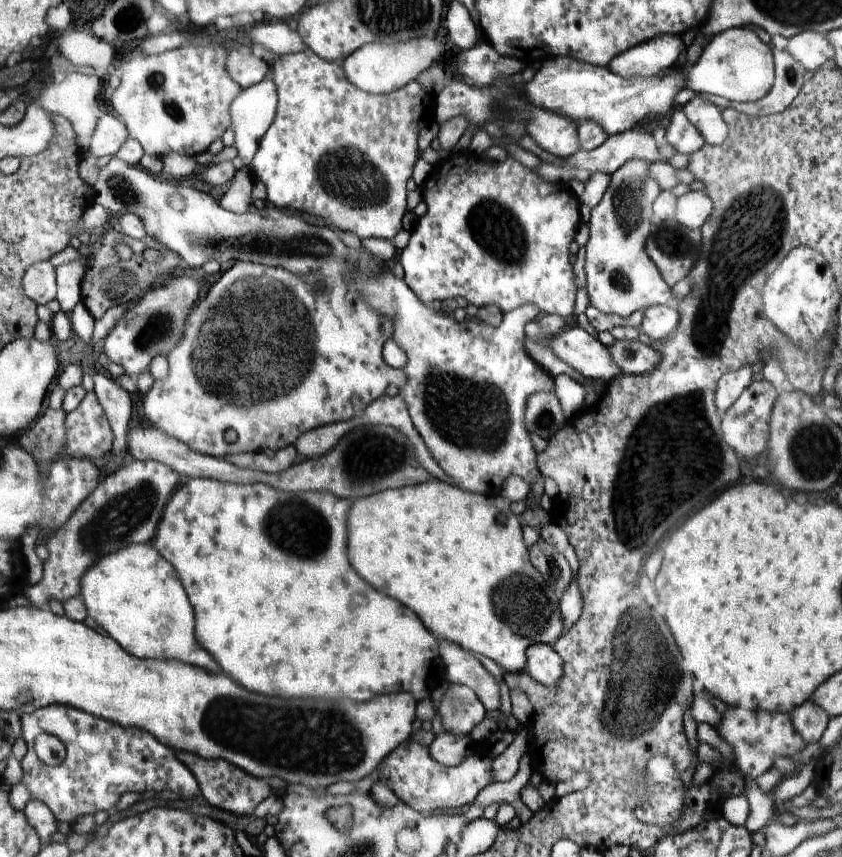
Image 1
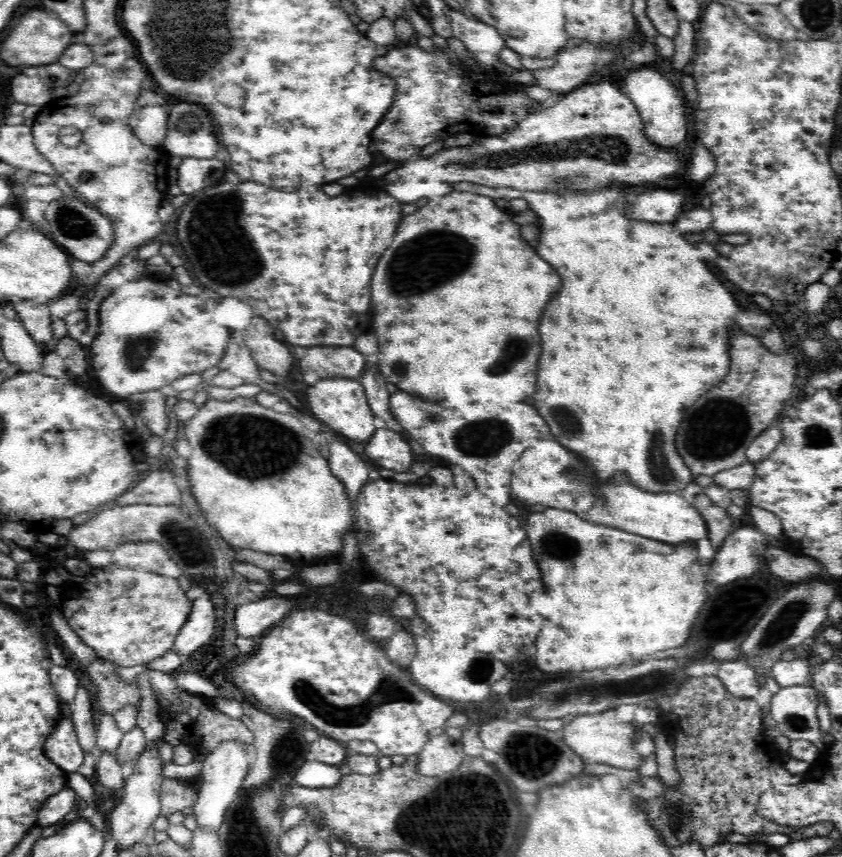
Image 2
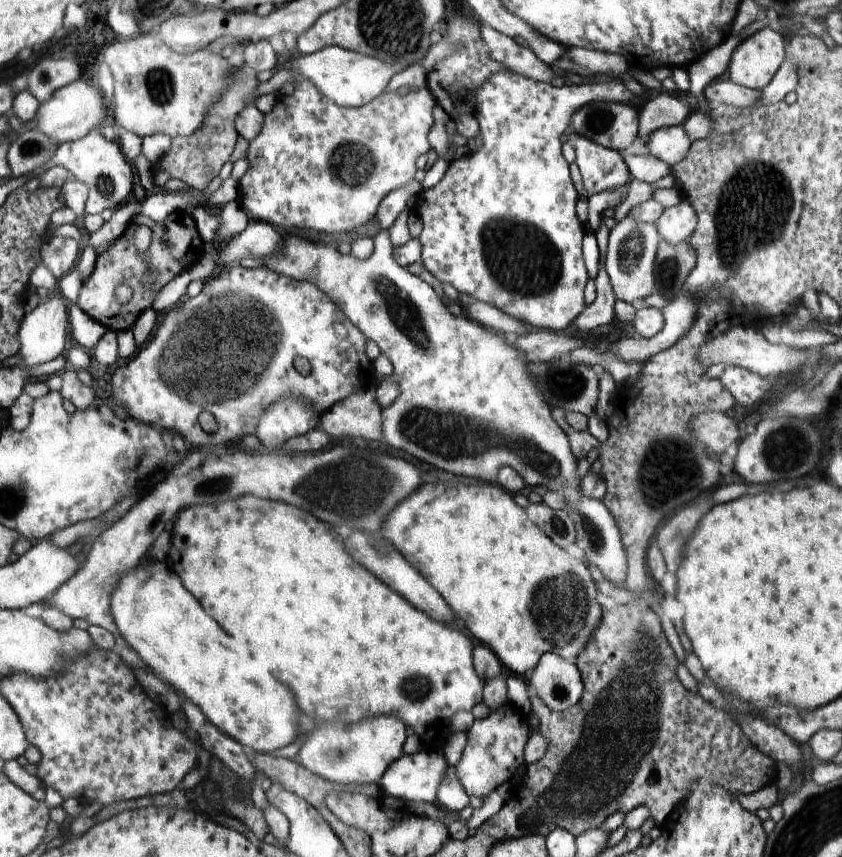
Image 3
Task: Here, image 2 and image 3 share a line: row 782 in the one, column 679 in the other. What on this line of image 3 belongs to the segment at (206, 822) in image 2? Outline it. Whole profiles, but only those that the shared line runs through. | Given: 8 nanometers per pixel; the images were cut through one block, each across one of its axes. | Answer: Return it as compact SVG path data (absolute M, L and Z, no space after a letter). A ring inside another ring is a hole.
M681 200L680 204L665 208L655 225L662 239L678 244L695 231L697 214L688 202Z

